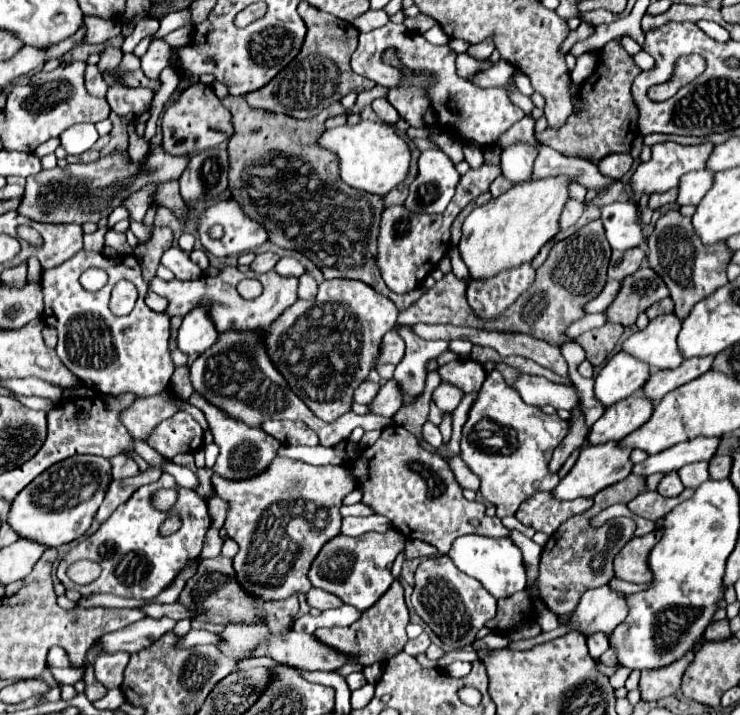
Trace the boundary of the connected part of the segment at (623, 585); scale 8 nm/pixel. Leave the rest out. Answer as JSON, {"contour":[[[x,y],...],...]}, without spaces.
{"contour":[[[613,578],[608,585],[619,592],[622,592],[624,594],[634,594],[640,591],[643,591],[645,589],[647,589],[651,583],[647,583],[647,584],[633,584],[633,583],[629,583],[626,581],[622,581],[619,580],[617,578]]]}

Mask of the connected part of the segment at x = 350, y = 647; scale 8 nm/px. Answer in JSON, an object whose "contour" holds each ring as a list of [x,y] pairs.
{"contour":[[[395,580],[387,590],[387,594],[375,606],[371,606],[371,610],[365,610],[357,622],[353,622],[347,628],[319,628],[313,636],[321,644],[345,654],[349,662],[361,664],[365,668],[375,662],[385,662],[387,658],[403,650],[403,646],[407,644],[407,634],[405,634],[407,624],[409,624],[409,610],[403,600],[403,586]]]}

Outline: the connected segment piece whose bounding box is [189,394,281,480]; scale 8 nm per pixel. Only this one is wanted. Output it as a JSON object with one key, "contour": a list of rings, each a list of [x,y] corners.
{"contour":[[[193,394],[189,398],[189,402],[193,406],[197,406],[197,408],[203,410],[203,414],[205,414],[205,418],[209,422],[209,430],[213,432],[215,444],[221,448],[219,458],[217,458],[217,462],[213,466],[213,472],[217,472],[219,476],[231,478],[231,480],[235,480],[235,478],[251,478],[251,476],[259,474],[259,470],[267,468],[269,462],[271,462],[271,458],[275,458],[275,452],[277,452],[277,448],[281,444],[275,438],[271,438],[267,432],[263,432],[259,428],[249,428],[243,422],[229,418],[227,414],[219,412],[219,408],[211,406],[203,398],[199,398],[197,394]]]}

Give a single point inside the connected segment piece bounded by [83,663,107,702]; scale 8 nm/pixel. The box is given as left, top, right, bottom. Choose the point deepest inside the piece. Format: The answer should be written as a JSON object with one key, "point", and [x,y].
{"point":[94,690]}

